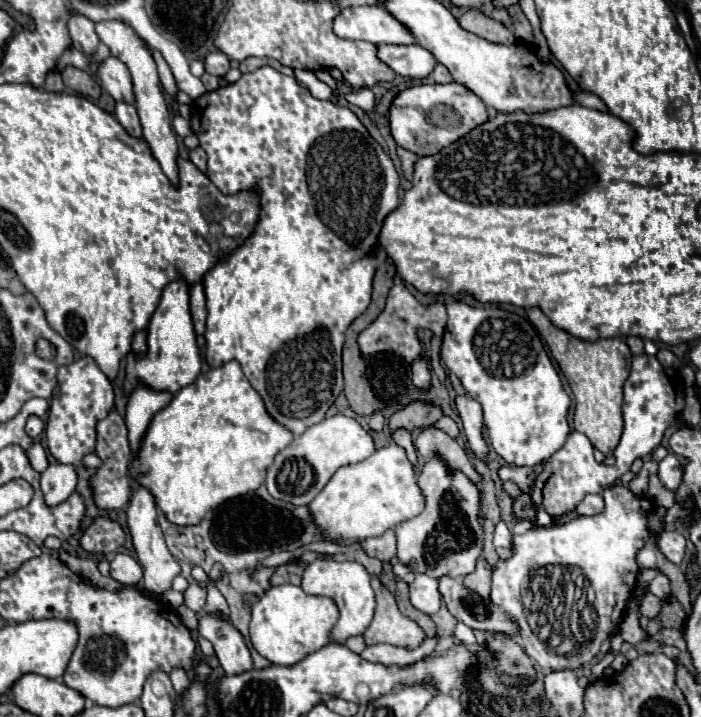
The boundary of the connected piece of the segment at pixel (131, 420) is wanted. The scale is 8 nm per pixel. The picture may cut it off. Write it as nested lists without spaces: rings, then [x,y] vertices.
[[[137,386],[137,390],[131,394],[129,402],[127,402],[127,414],[125,414],[125,422],[129,428],[129,442],[131,448],[137,450],[139,442],[151,422],[151,418],[165,408],[171,402],[171,394],[169,392],[155,392],[147,386]]]

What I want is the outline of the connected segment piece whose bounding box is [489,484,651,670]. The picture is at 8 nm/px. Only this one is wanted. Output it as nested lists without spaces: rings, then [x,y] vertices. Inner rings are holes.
[[[617,484],[603,490],[605,512],[597,516],[577,516],[571,522],[555,524],[549,528],[533,526],[523,536],[513,536],[513,554],[509,558],[499,558],[491,576],[491,594],[489,600],[497,604],[509,620],[517,620],[521,628],[521,644],[525,652],[541,668],[553,670],[557,658],[575,658],[575,666],[587,666],[599,654],[603,640],[619,632],[619,624],[625,616],[627,604],[633,596],[637,584],[637,552],[643,548],[651,536],[647,528],[647,510],[651,508],[649,500],[641,500],[625,486]],[[577,610],[577,624],[571,624],[567,612]]]

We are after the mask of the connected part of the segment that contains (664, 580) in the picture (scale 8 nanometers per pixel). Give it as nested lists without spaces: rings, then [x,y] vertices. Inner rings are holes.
[[[659,572],[649,584],[649,592],[661,600],[669,600],[671,598],[671,580]]]

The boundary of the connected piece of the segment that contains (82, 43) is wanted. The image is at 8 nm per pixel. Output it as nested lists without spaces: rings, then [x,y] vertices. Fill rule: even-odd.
[[[71,10],[71,18],[69,18],[69,34],[73,40],[73,48],[85,52],[85,54],[93,54],[99,38],[95,32],[95,22],[89,20],[87,16],[83,16],[77,10]]]

